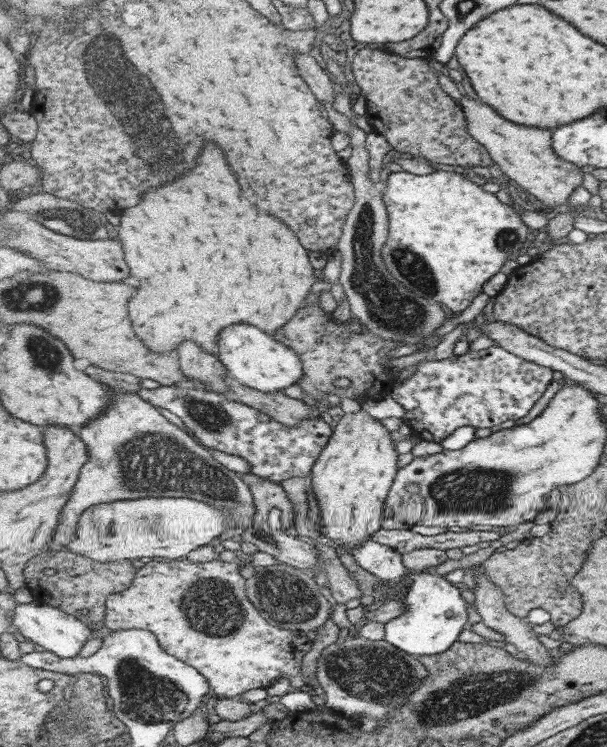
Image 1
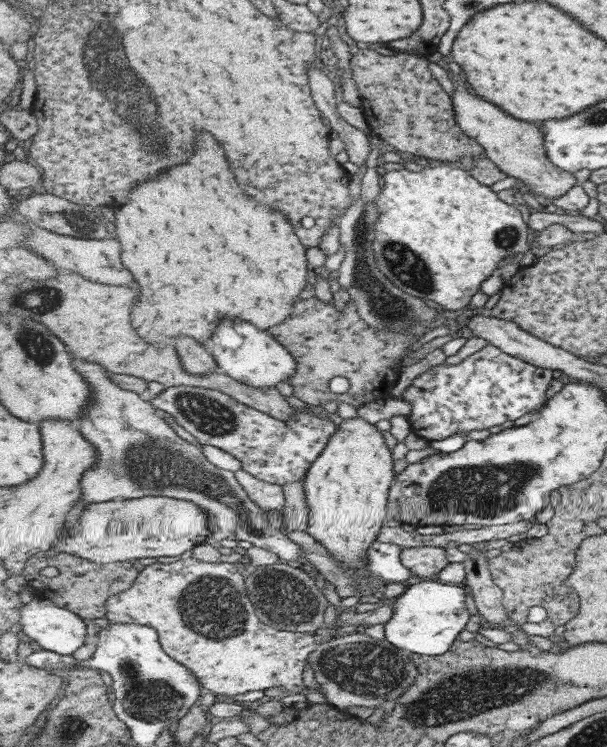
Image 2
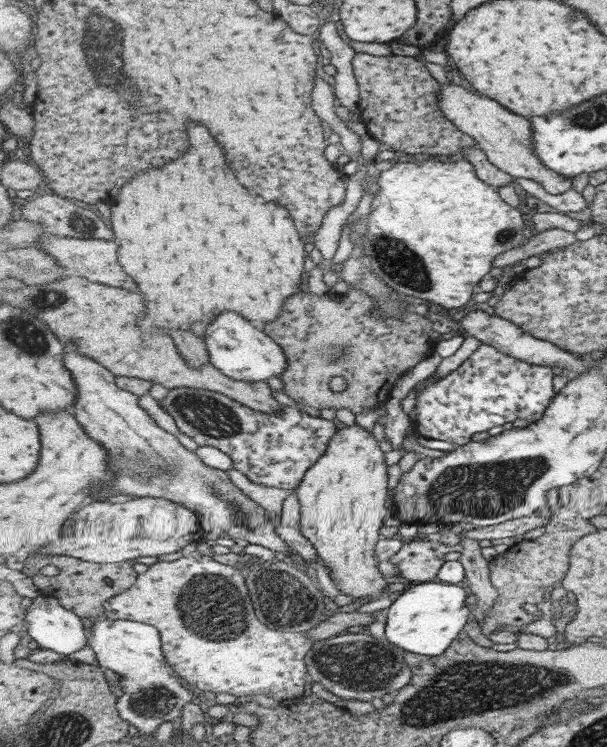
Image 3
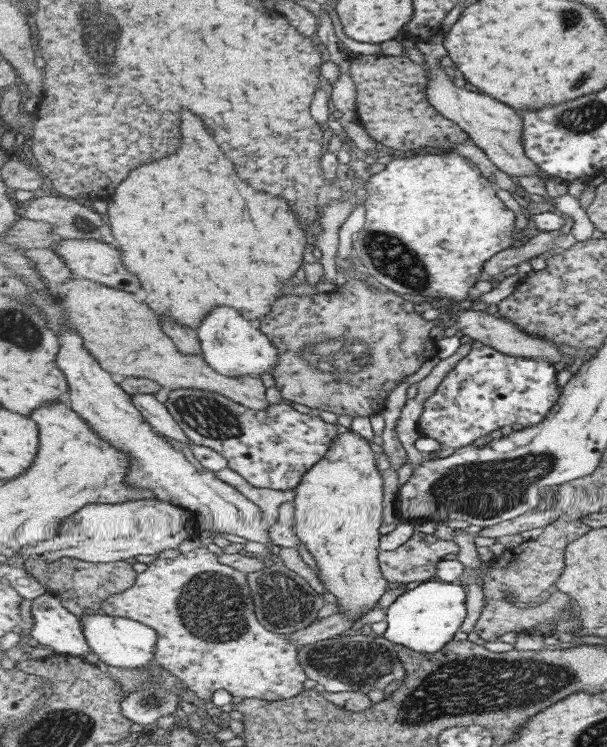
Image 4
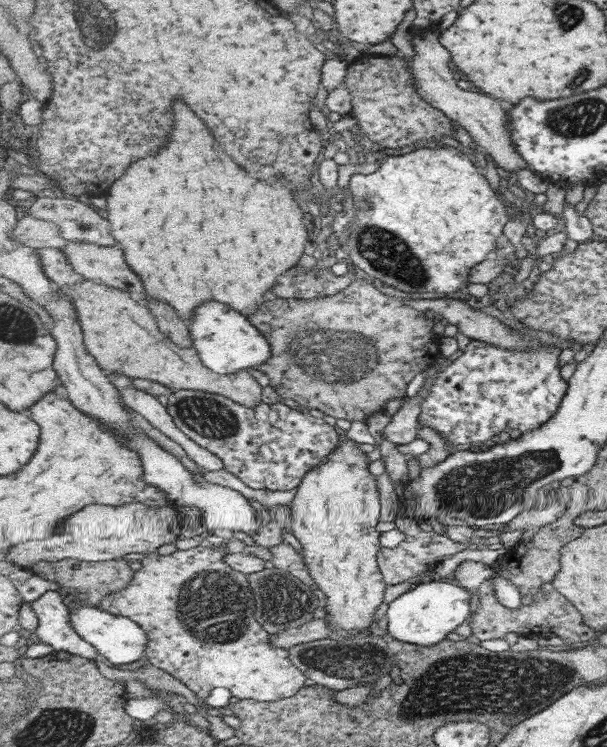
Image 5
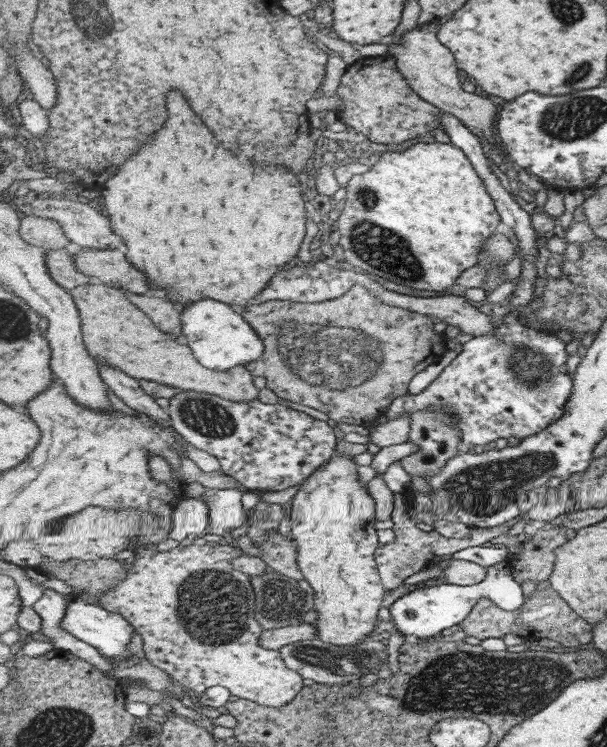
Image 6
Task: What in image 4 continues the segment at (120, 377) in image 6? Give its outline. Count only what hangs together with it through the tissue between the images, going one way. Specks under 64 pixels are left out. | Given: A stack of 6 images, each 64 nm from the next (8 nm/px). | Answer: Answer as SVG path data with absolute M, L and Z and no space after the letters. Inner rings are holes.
M131 394L135 407L143 413L143 416L149 421L151 426L166 438L171 438L183 444L187 444L193 457L199 461L205 469L211 471L221 471L229 467L229 459L223 454L212 450L209 447L195 445L181 428L177 419L173 417L166 403L159 402L153 394Z

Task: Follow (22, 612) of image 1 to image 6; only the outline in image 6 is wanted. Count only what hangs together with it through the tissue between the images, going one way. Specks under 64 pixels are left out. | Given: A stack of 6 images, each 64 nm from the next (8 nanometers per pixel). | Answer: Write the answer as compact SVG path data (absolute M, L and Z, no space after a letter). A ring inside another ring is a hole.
M46 589L32 607L43 618L42 634L49 638L54 650L68 651L72 656L87 660L87 662L94 664L103 672L119 666L119 664L112 662L111 659L101 655L102 652L98 648L77 638L63 627L63 620L67 614L65 596L57 594L55 590Z

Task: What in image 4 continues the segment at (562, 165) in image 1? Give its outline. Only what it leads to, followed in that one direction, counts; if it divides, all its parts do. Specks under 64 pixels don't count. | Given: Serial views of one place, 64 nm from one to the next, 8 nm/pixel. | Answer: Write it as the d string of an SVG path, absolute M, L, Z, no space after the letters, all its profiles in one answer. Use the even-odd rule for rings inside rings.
M434 34L427 42L421 42L417 48L423 52L425 62L423 67L429 73L429 84L427 84L427 95L430 104L433 105L443 116L455 121L472 138L473 143L482 149L488 158L504 173L511 178L519 176L538 176L544 181L545 191L551 197L559 197L569 192L569 181L549 175L539 167L529 155L526 145L523 144L523 130L525 121L513 107L492 98L481 92L472 93L464 87L453 82L453 72L439 64L440 58L449 56L444 44L445 34Z

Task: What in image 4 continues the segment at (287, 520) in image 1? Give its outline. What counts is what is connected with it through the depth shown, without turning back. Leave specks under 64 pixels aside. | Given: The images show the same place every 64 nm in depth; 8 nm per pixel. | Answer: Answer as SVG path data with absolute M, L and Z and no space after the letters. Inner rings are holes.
M227 467L225 470L215 471L215 476L238 488L249 500L258 504L270 519L276 519L282 504L296 499L296 489L273 490L273 488L259 488L253 486L239 472Z

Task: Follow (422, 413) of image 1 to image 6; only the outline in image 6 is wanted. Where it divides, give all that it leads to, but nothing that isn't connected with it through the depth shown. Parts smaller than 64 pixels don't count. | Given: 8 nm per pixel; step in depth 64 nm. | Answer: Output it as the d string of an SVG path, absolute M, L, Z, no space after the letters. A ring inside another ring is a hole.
M443 112L439 119L442 120L444 132L446 132L450 138L450 141L462 148L466 153L471 163L474 164L475 170L482 177L483 182L486 184L487 191L491 193L491 197L495 199L495 204L498 205L499 213L501 213L503 219L503 227L511 227L515 236L519 240L519 254L521 256L521 276L519 276L519 282L512 291L510 302L510 313L503 317L503 322L498 325L496 332L493 335L483 337L473 337L470 341L466 342L462 347L458 355L453 359L442 373L424 390L418 394L399 397L391 404L391 408L385 414L387 420L395 419L399 415L405 413L405 411L419 411L429 410L429 408L437 408L439 410L443 408L445 412L455 412L459 416L459 430L462 433L462 440L469 446L472 445L475 448L487 447L489 442L495 442L496 440L508 439L509 437L517 437L519 441L525 440L538 434L539 432L550 427L555 421L559 421L563 417L563 413L567 408L567 403L571 400L571 395L574 394L574 378L573 374L567 374L565 372L565 364L567 364L567 350L565 350L565 344L561 338L557 338L555 334L547 334L546 331L537 331L535 328L530 327L530 323L523 316L523 313L527 311L530 304L533 303L534 298L537 297L533 286L533 280L537 276L537 270L535 267L535 260L537 260L537 238L535 238L534 225L532 224L532 215L529 212L525 212L515 200L513 200L513 194L507 192L501 184L501 180L497 178L497 175L493 173L489 164L489 160L485 158L483 154L483 146L479 142L478 136L473 134L457 116L453 114L447 114Z

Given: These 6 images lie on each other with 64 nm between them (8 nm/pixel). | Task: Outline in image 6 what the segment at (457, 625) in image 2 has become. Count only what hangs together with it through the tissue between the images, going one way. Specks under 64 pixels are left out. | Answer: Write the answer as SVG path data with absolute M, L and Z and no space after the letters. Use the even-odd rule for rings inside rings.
M510 558L487 567L487 578L476 586L459 586L446 582L426 583L410 589L402 597L399 597L389 608L390 616L396 630L405 636L415 636L421 640L433 641L433 638L441 636L443 630L460 625L463 620L469 618L471 611L478 606L483 598L491 599L499 605L501 610L517 611L525 603L525 594L517 580Z

